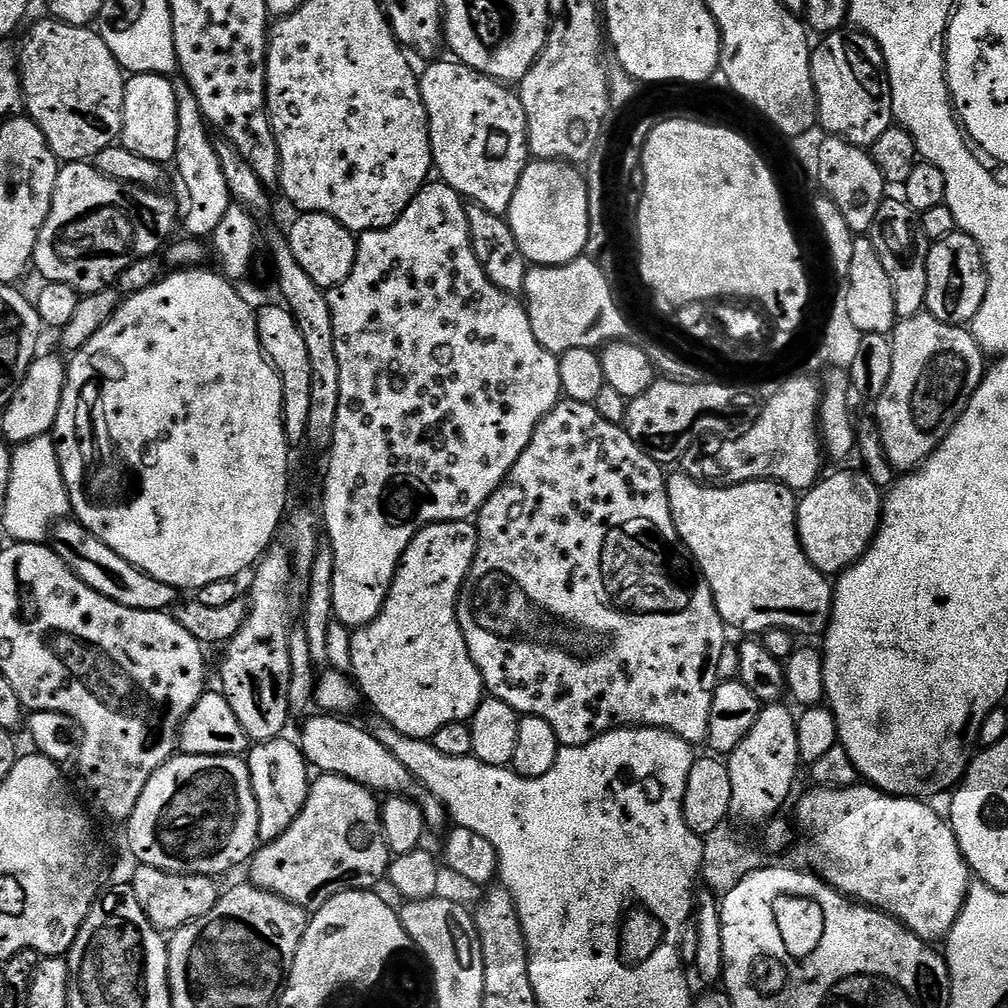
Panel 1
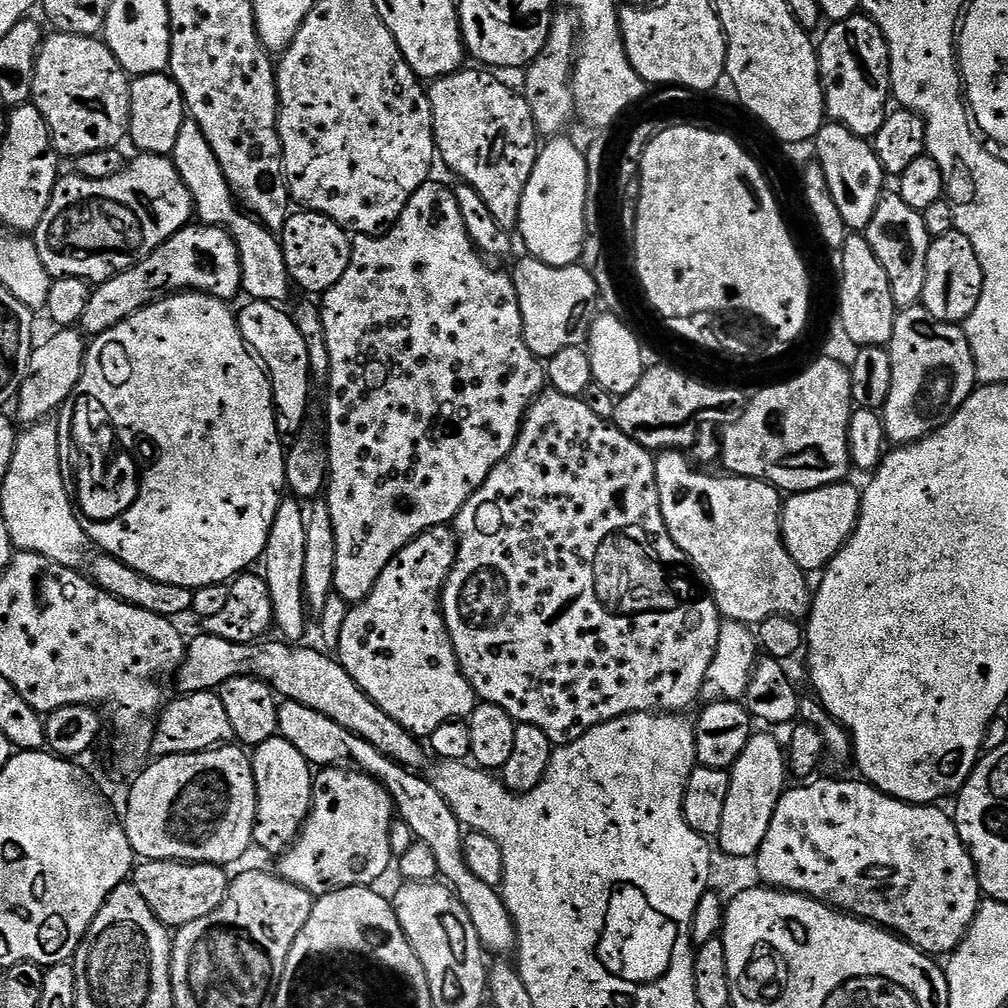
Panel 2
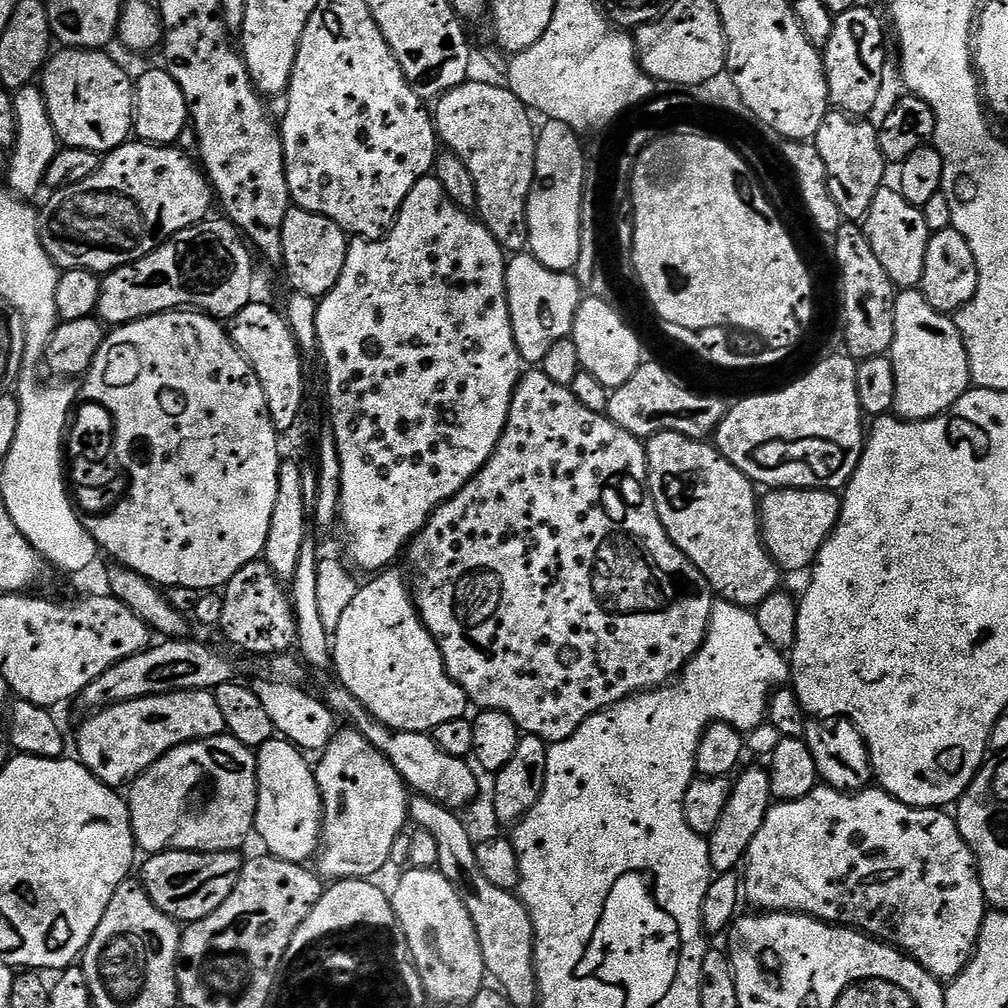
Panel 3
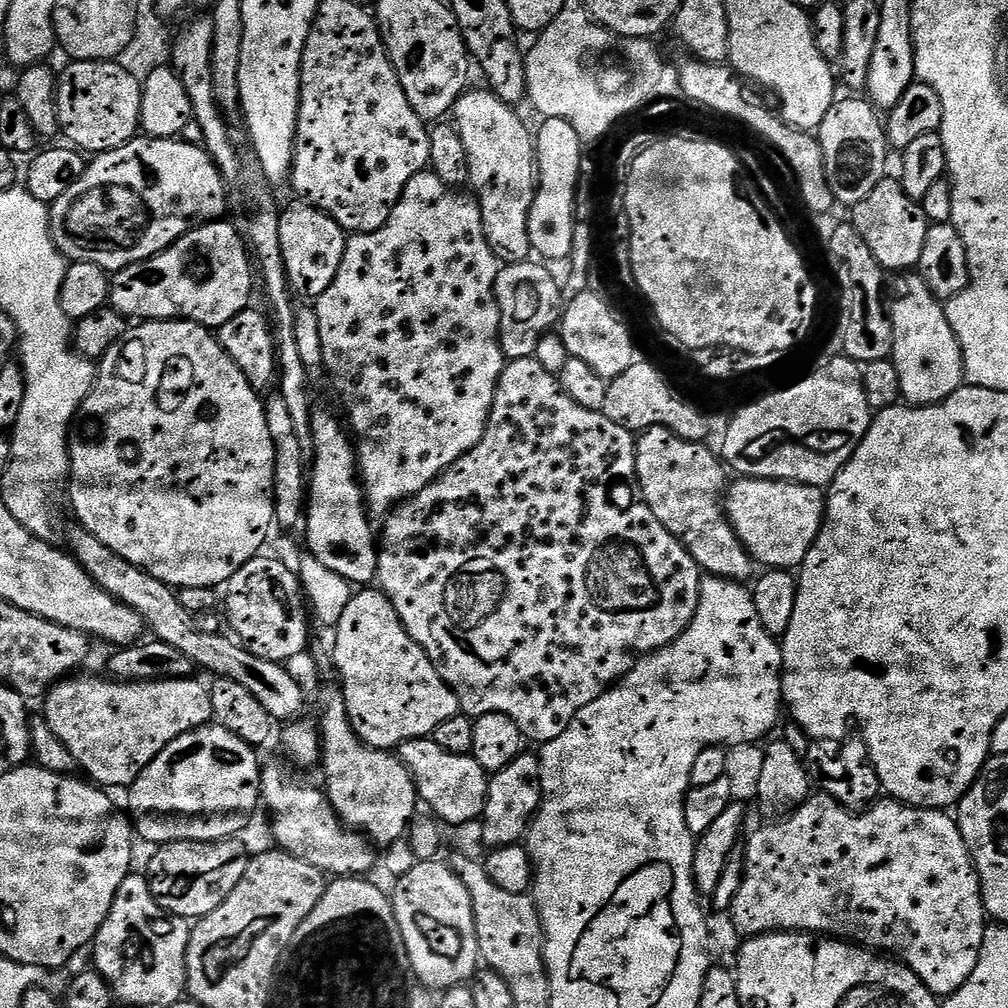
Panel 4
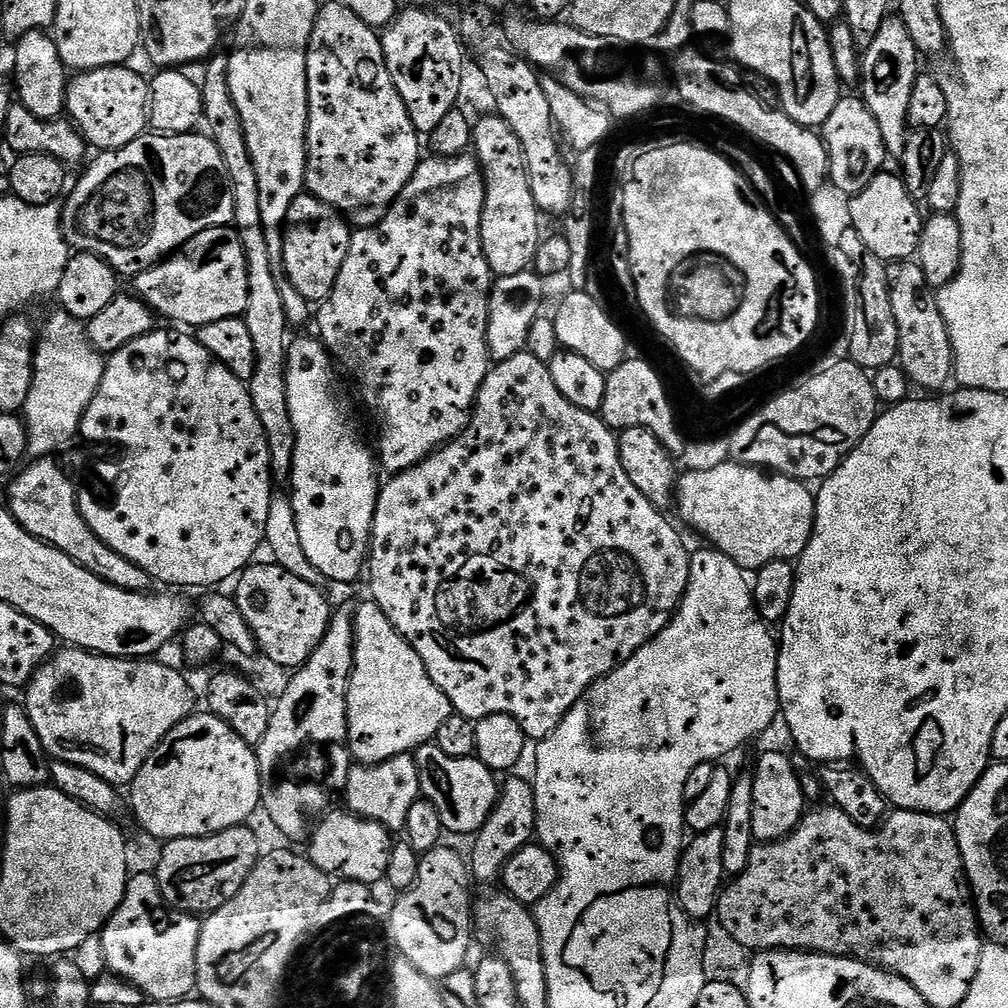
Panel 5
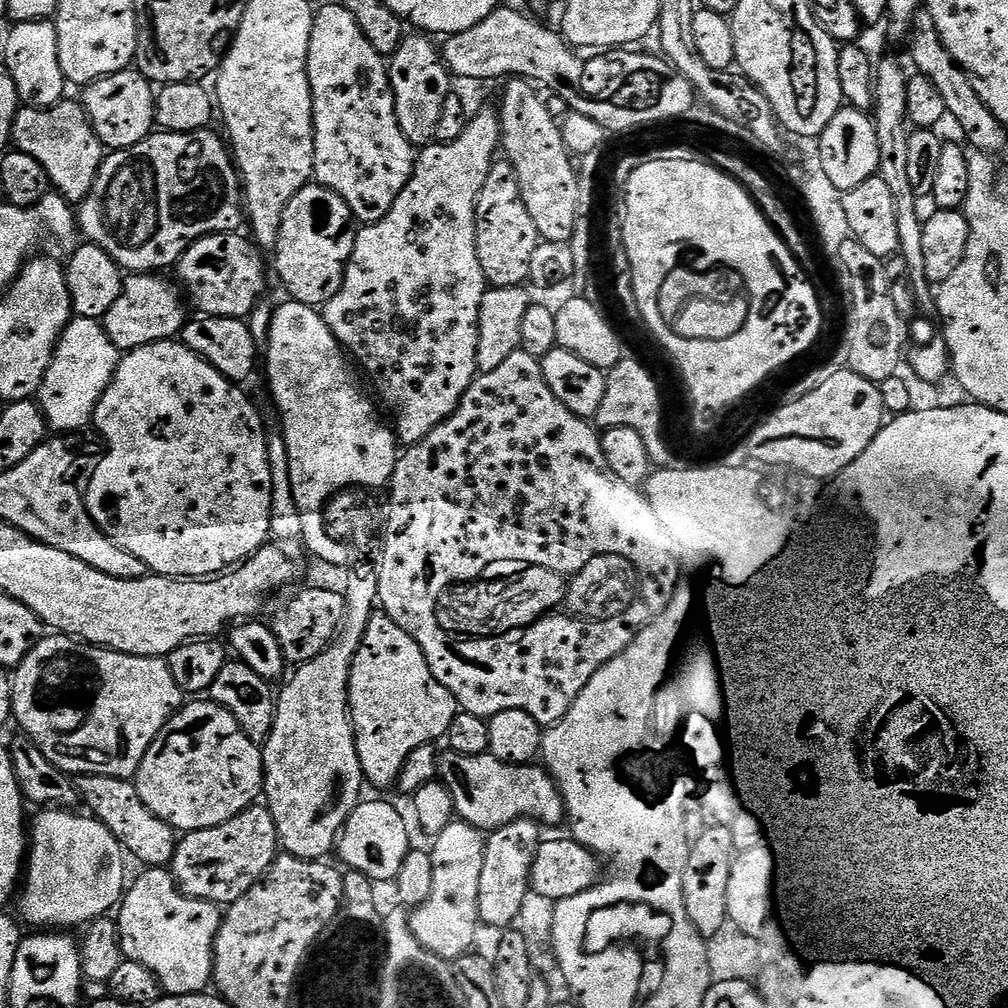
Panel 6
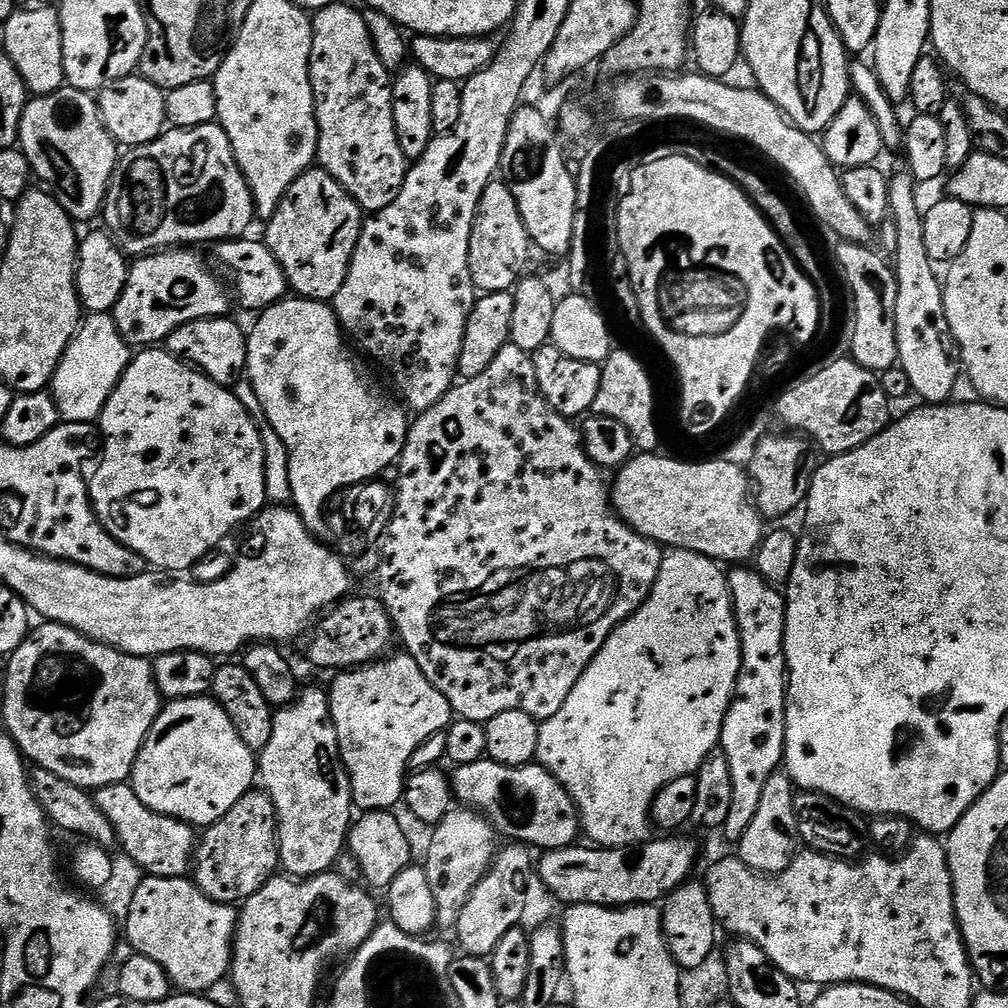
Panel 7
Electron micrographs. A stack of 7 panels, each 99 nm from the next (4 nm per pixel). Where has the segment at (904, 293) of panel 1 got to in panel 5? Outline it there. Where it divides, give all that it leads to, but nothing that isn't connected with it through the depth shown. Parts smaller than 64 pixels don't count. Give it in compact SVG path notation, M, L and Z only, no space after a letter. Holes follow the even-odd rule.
M881 170L861 192L855 193L849 202L852 229L873 256L885 262L910 260L916 255L920 231L925 217L920 216L921 205L906 190L903 179L889 170Z

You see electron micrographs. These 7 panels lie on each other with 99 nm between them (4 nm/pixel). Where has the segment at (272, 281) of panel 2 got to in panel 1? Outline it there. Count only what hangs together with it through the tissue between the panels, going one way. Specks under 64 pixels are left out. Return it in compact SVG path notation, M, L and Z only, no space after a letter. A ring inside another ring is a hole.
M183 78L175 81L176 101L178 102L178 146L176 147L176 158L174 169L180 175L184 183L184 192L192 205L188 213L183 213L182 228L192 238L211 237L212 231L222 222L228 208L233 207L234 201L230 194L230 186L226 186L226 177L222 175L222 166L218 162L218 154L213 137L208 137L210 125L204 119L202 110L198 106L198 100L194 98L194 90Z

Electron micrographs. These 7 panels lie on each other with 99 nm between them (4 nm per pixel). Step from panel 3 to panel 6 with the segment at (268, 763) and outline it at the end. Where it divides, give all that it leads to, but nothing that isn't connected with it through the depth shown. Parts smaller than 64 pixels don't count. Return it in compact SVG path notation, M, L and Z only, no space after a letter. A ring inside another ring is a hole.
M367 800L357 804L344 823L338 841L339 863L345 869L361 872L373 882L395 881L398 870L402 870L402 862L406 862L410 851L408 828L394 805L387 804L384 800Z

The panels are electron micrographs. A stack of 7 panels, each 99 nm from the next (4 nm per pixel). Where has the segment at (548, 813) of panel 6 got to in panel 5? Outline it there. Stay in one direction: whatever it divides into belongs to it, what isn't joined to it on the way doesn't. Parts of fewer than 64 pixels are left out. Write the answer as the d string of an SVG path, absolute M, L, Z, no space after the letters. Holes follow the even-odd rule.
M435 742L417 748L414 755L423 799L430 801L434 810L438 810L438 818L442 818L445 833L471 837L479 832L500 798L498 780L492 769L470 756L450 758L438 750Z

